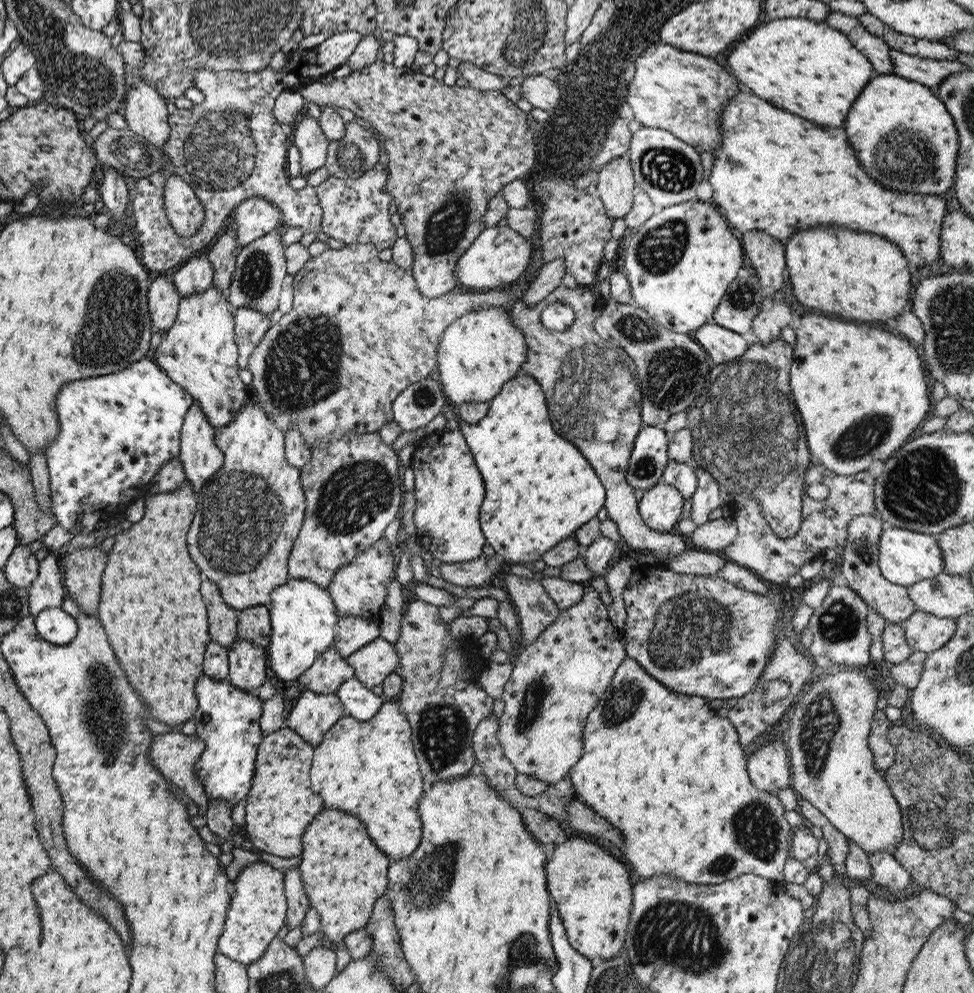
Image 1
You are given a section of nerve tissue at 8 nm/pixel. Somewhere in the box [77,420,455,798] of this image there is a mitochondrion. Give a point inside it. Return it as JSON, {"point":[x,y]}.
{"point":[239,561]}

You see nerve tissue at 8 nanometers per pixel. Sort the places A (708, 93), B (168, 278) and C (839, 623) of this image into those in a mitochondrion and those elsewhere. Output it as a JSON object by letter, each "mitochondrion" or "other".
{"A":"other","B":"other","C":"mitochondrion"}

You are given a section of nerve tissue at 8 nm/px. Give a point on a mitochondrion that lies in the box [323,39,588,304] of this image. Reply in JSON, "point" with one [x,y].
{"point":[447,224]}

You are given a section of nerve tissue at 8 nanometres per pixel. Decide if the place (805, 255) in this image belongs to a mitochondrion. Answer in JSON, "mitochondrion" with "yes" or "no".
{"mitochondrion":"no"}

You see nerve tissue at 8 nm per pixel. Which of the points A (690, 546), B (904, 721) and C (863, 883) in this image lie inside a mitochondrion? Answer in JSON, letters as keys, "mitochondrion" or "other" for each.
{"A":"other","B":"other","C":"other"}

